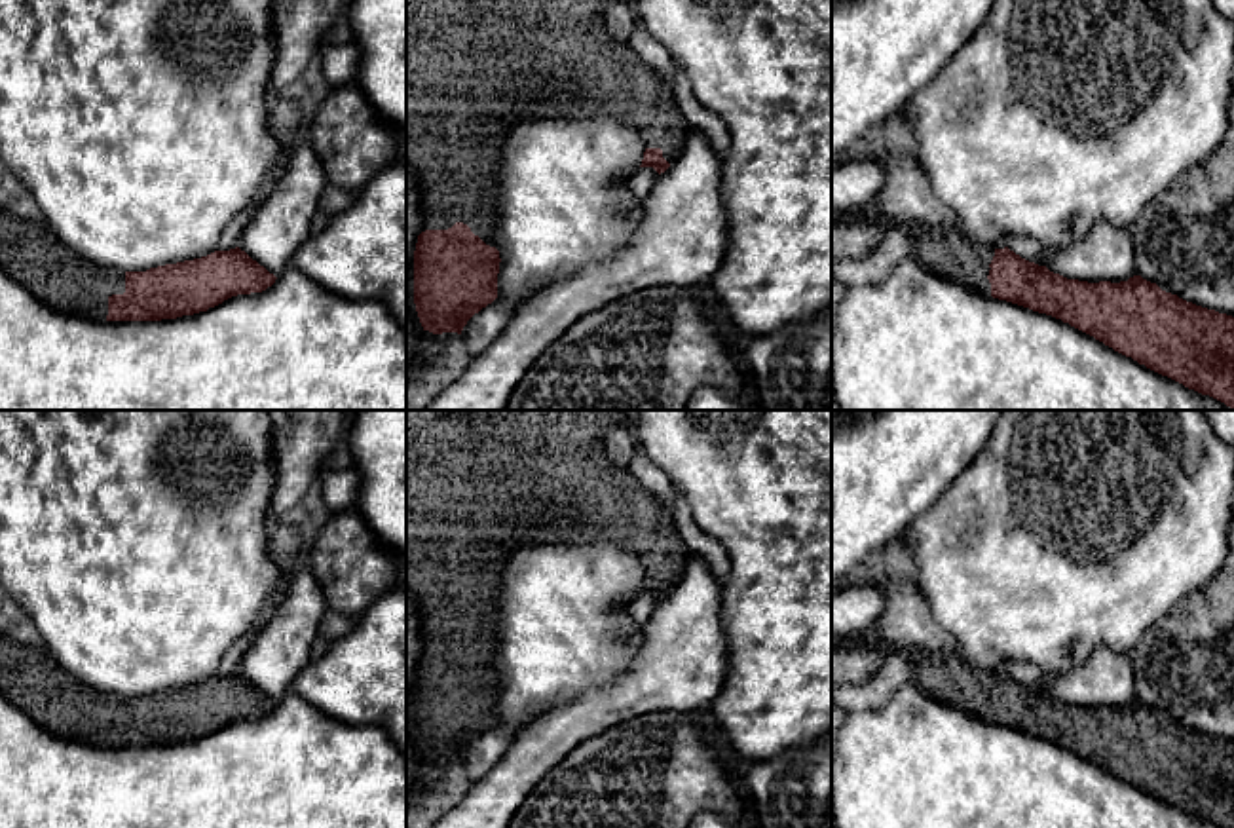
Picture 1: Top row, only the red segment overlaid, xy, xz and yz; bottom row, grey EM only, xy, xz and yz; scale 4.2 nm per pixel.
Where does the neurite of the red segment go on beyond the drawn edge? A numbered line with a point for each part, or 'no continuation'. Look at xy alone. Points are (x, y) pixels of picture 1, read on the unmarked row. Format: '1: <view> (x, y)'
1: xy (31, 678)

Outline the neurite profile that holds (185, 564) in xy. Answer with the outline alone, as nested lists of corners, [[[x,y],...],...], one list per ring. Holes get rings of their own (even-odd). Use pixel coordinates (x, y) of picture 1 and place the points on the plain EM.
[[[0,410],[0,585],[34,621],[49,655],[87,687],[114,697],[146,697],[207,682],[232,644],[252,630],[279,581],[268,526],[275,479],[266,410]]]

